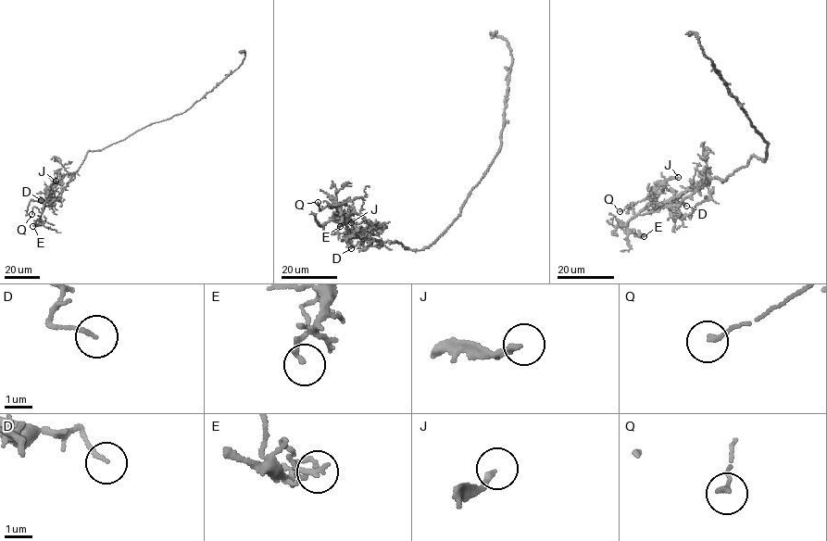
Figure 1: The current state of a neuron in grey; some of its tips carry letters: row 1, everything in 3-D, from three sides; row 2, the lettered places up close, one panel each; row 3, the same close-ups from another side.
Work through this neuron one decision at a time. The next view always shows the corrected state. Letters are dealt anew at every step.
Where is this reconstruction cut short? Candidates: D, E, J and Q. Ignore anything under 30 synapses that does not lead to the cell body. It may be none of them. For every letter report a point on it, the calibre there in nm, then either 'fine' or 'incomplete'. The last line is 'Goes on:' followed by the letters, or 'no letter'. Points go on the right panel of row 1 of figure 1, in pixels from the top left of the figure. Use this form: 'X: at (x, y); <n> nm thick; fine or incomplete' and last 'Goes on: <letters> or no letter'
D: at (686, 206); 130 nm thick; fine
E: at (644, 236); 170 nm thick; fine
J: at (678, 177); 200 nm thick; fine
Q: at (620, 211); 180 nm thick; incomplete
Goes on: Q

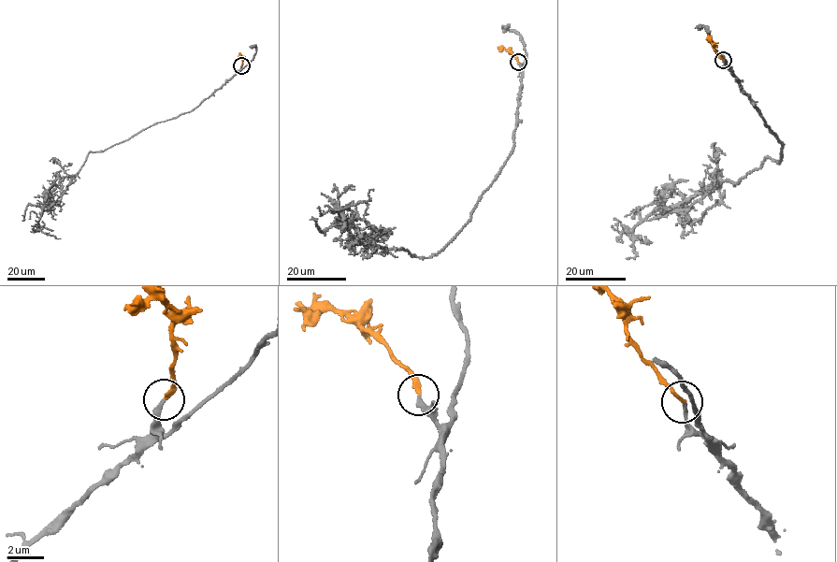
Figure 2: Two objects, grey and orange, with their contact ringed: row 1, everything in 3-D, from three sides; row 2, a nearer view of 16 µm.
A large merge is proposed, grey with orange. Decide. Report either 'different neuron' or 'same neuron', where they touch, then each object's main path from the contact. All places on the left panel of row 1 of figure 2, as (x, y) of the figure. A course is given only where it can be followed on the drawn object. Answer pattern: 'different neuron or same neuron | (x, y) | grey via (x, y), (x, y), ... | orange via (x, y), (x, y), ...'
same neuron | (241, 65) | grey via (241, 65), (192, 110), (90, 151), (76, 174), (52, 188), (49, 207), (71, 179), (59, 160), (50, 161) | orange via (241, 65), (239, 52)

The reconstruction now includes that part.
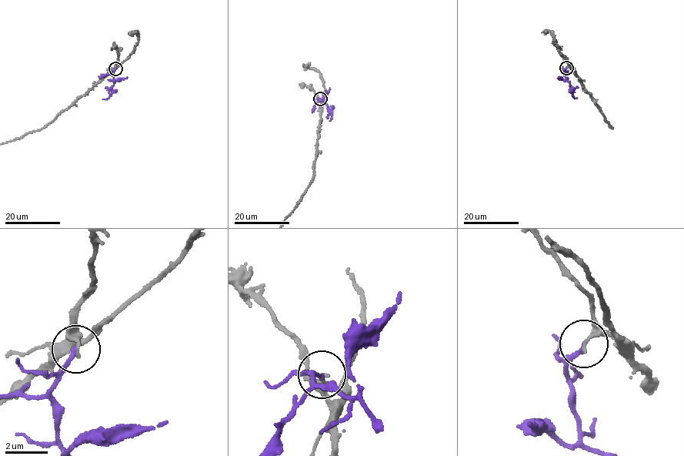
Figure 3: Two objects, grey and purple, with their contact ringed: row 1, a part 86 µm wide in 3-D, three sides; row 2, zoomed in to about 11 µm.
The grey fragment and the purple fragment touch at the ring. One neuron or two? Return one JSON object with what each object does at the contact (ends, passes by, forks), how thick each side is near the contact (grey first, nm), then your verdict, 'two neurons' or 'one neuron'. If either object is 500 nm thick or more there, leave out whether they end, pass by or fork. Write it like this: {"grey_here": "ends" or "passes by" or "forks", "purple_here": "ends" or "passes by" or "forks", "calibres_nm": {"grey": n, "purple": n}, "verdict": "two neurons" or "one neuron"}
{"grey_here": "passes by", "purple_here": "ends", "calibres_nm": {"grey": 160, "purple": 190}, "verdict": "two neurons"}

